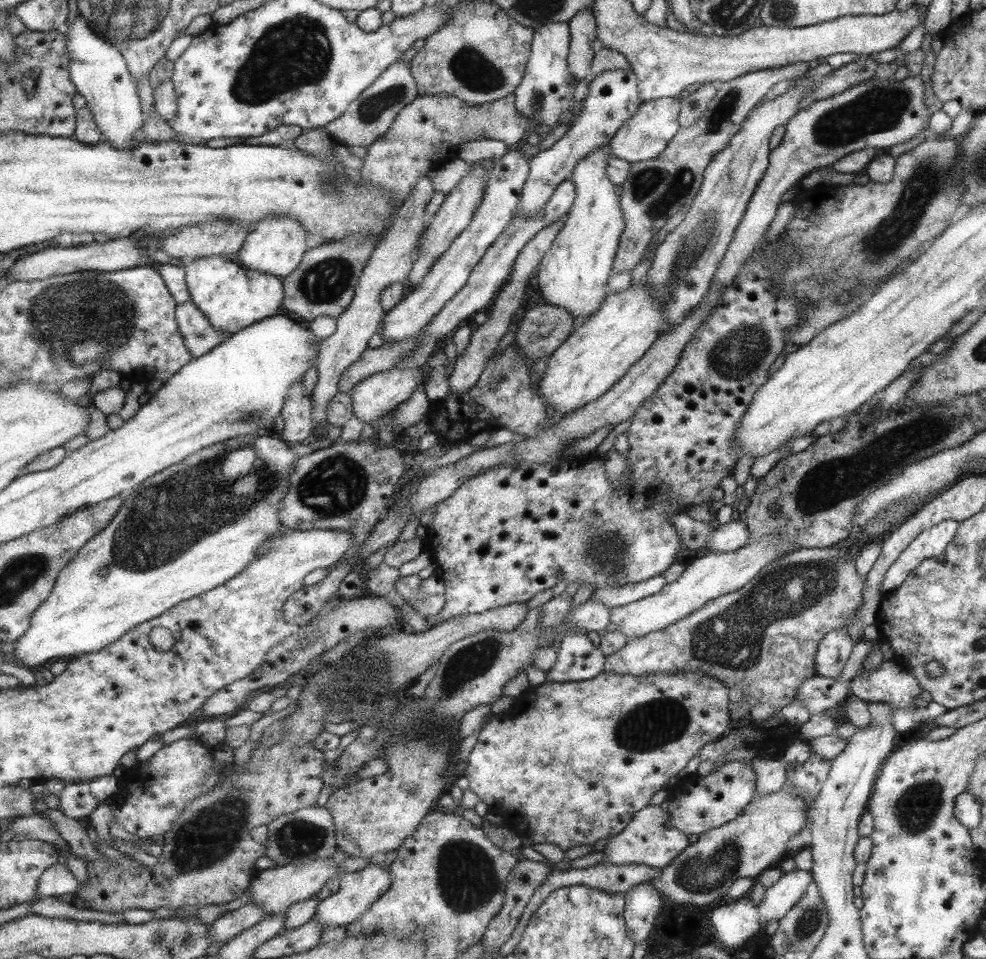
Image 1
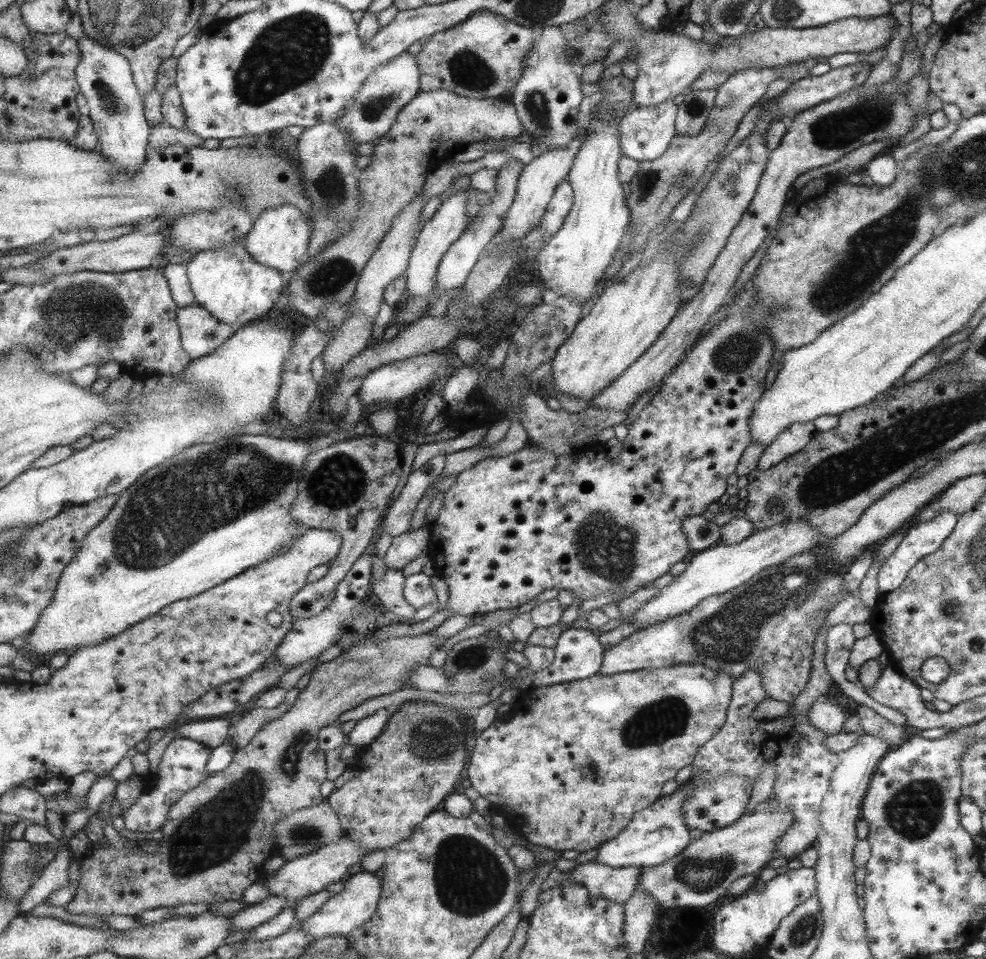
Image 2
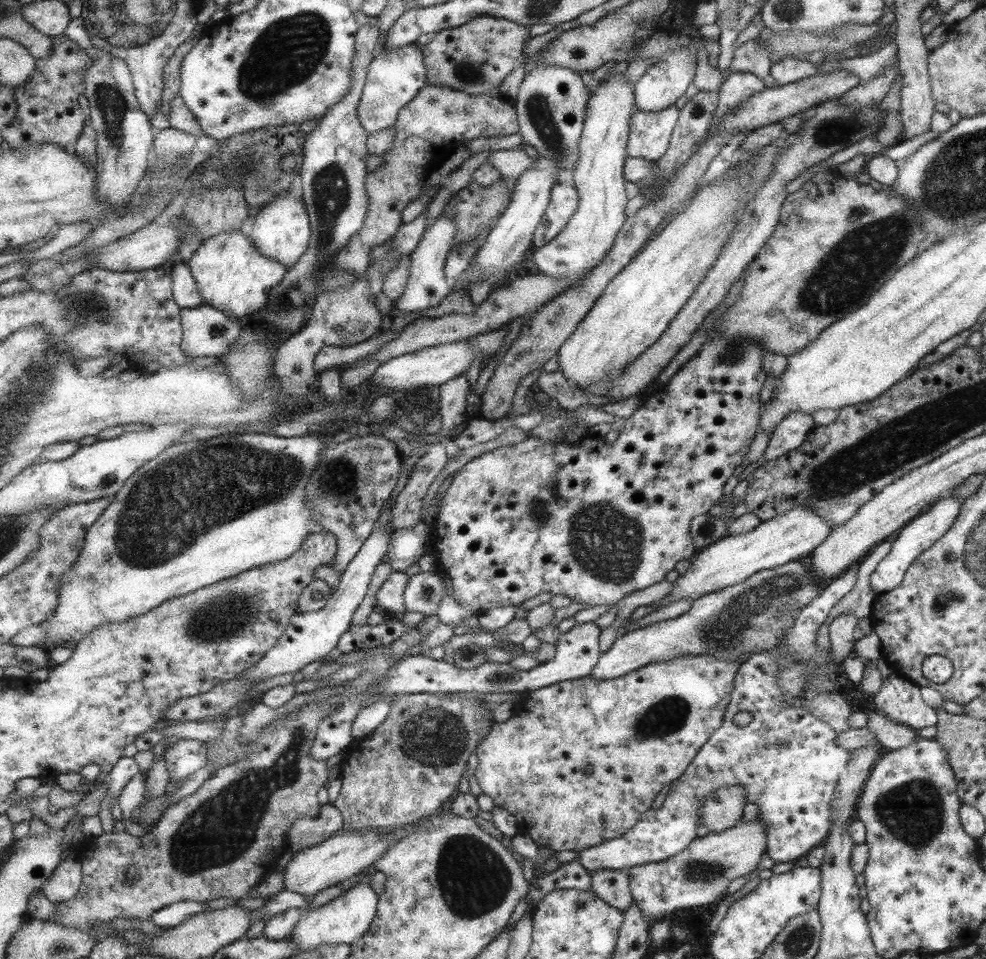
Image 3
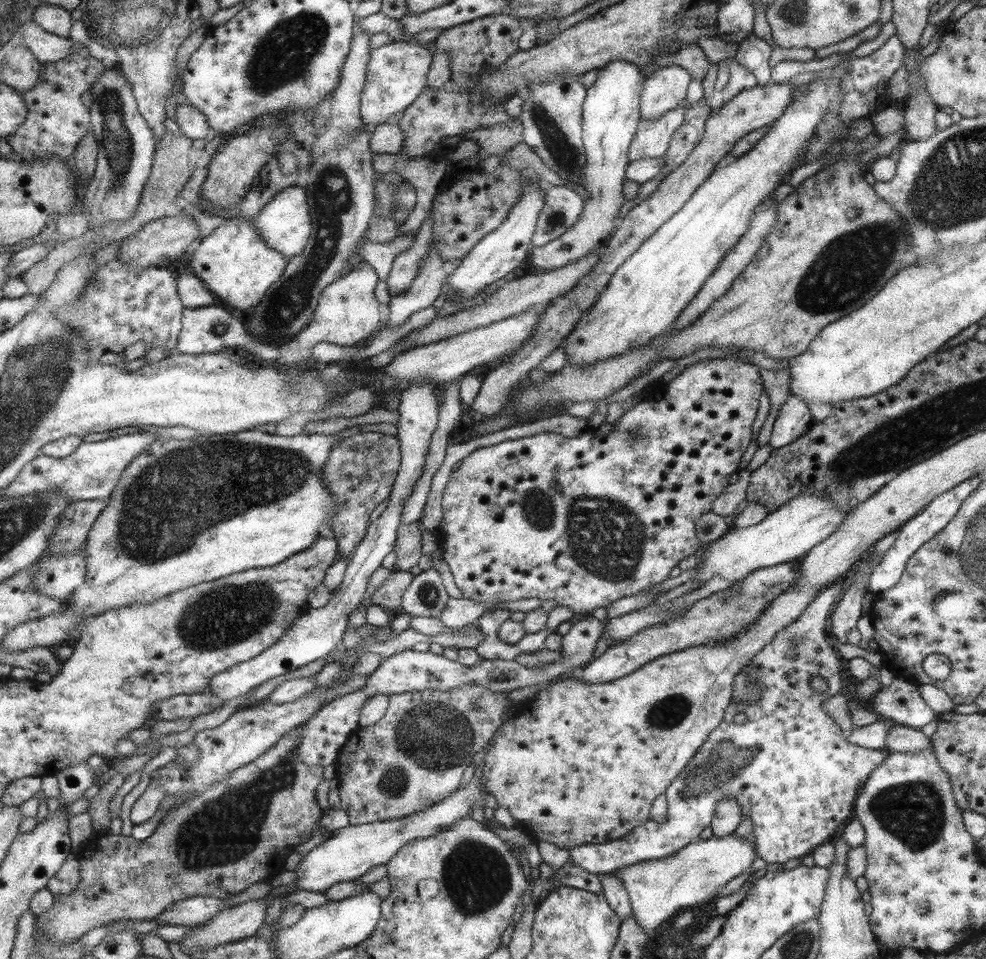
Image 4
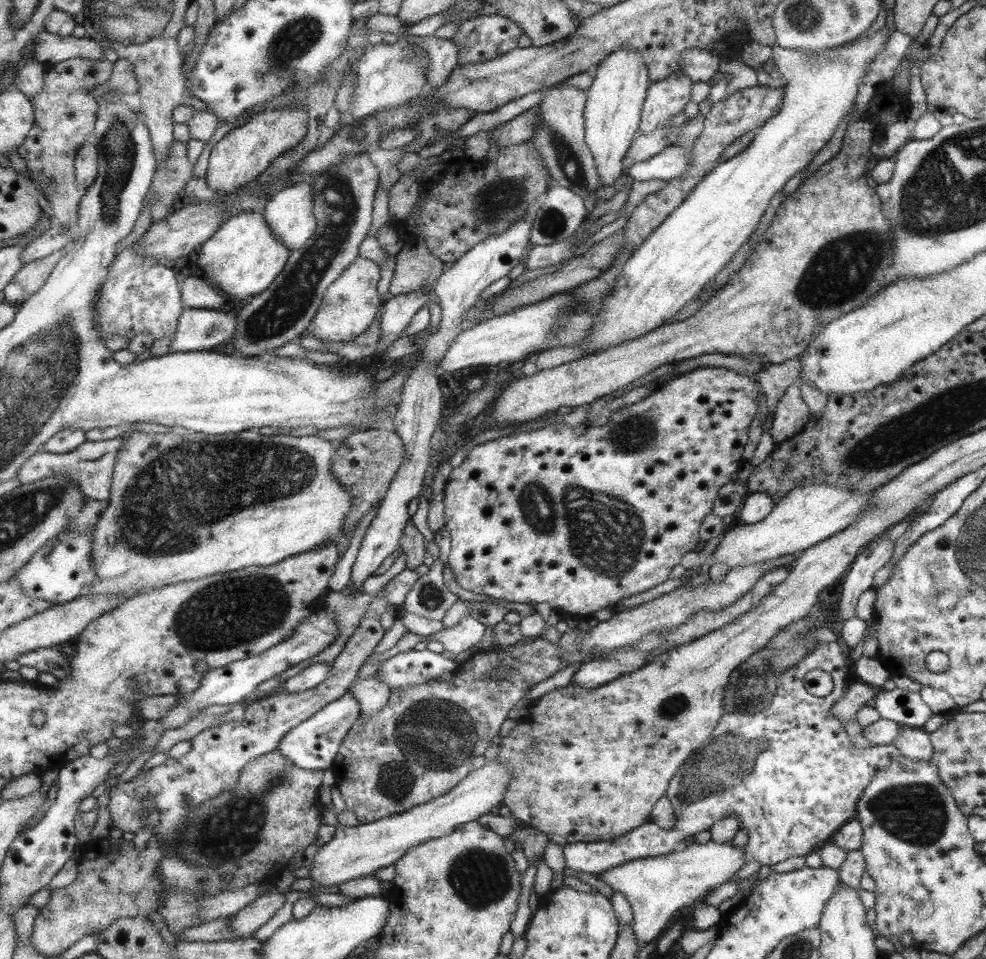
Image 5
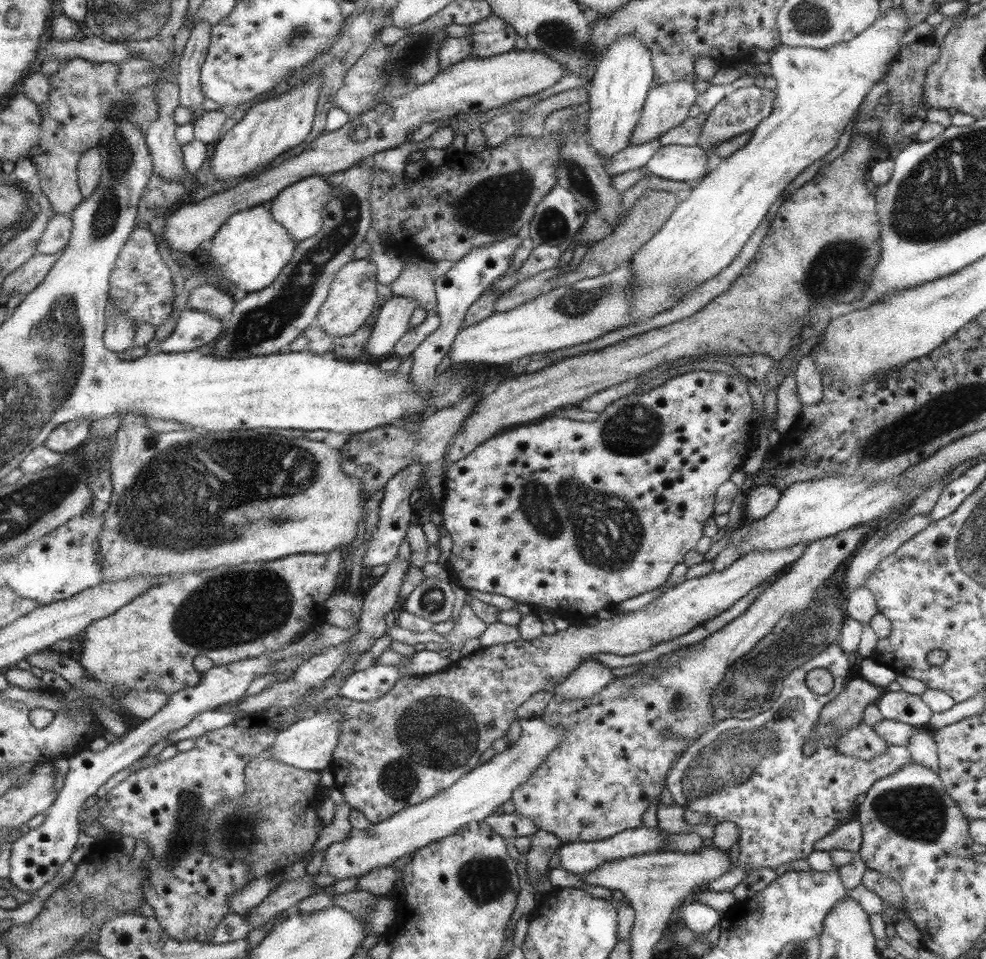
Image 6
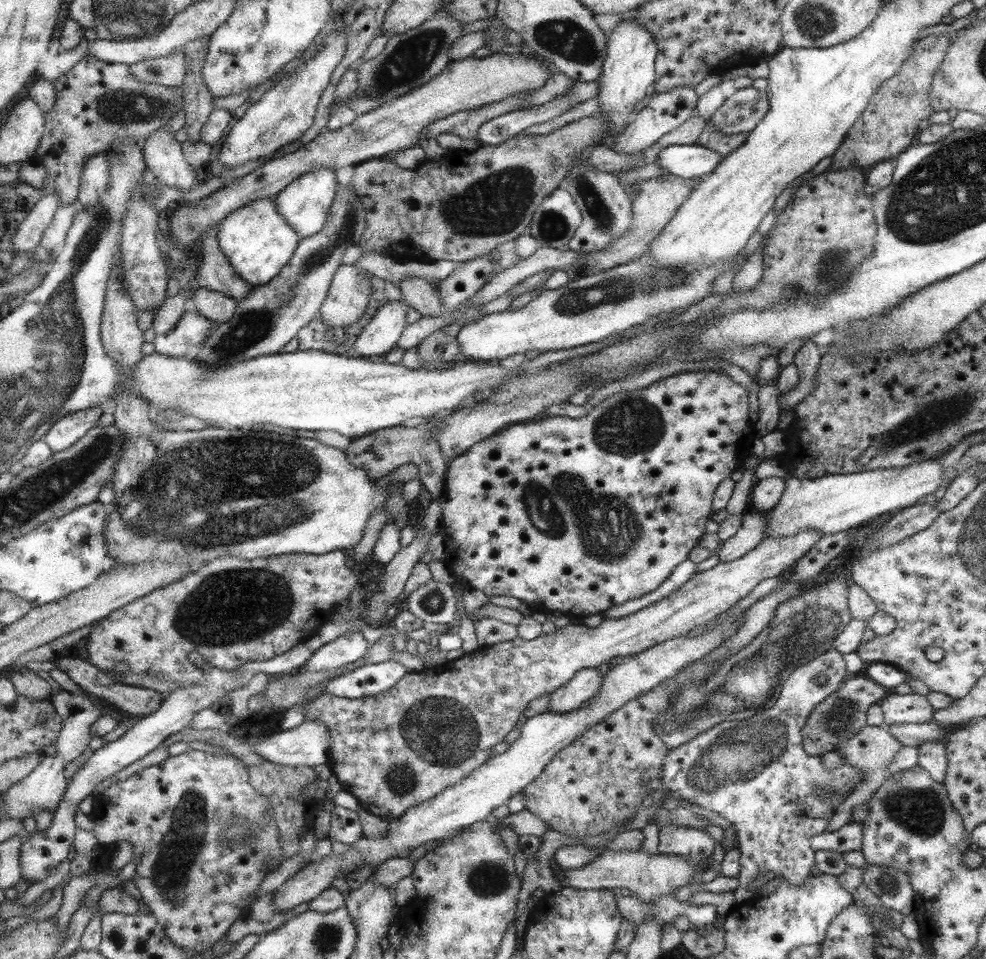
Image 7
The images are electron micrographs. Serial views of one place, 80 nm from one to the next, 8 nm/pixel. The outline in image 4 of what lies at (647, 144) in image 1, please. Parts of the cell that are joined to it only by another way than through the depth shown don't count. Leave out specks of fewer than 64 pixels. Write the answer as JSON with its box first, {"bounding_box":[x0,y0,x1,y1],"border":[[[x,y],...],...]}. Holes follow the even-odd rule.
{"bounding_box":[628,104,684,161],"border":[[[681,104],[654,119],[640,117],[628,150],[630,161],[642,158],[661,158],[675,129],[681,124],[684,109]]]}

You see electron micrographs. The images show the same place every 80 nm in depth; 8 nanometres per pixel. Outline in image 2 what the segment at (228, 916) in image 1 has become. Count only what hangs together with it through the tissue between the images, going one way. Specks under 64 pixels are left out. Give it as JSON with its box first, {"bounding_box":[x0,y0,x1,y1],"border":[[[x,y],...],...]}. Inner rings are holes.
{"bounding_box":[233,896,291,931],"border":[[[269,896],[255,905],[249,905],[233,916],[233,931],[253,931],[279,915],[285,907],[291,906],[283,897]]]}

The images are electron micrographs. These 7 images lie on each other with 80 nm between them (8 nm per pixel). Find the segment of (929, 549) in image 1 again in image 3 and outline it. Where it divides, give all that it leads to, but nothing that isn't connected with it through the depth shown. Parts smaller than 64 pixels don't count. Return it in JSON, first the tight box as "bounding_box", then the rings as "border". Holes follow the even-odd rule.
{"bounding_box":[869,495,960,594],"border":[[[949,495],[939,499],[936,503],[931,504],[921,514],[912,518],[905,527],[902,527],[901,532],[893,538],[889,553],[877,564],[875,570],[870,574],[869,584],[871,592],[877,594],[893,590],[903,580],[906,570],[911,566],[911,563],[925,553],[935,541],[939,541],[957,516],[960,509],[960,500]]]}

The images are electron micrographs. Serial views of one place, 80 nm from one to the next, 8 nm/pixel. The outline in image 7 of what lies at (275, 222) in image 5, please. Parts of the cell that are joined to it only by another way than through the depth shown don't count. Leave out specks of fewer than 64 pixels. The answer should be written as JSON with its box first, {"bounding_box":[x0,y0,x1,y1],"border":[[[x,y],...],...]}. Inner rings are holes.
{"bounding_box":[275,168,337,239],"border":[[[319,168],[315,172],[303,175],[280,192],[275,197],[277,209],[280,210],[281,217],[284,217],[296,229],[301,239],[309,238],[319,234],[325,228],[329,220],[329,212],[337,196],[337,189],[334,168]]]}

